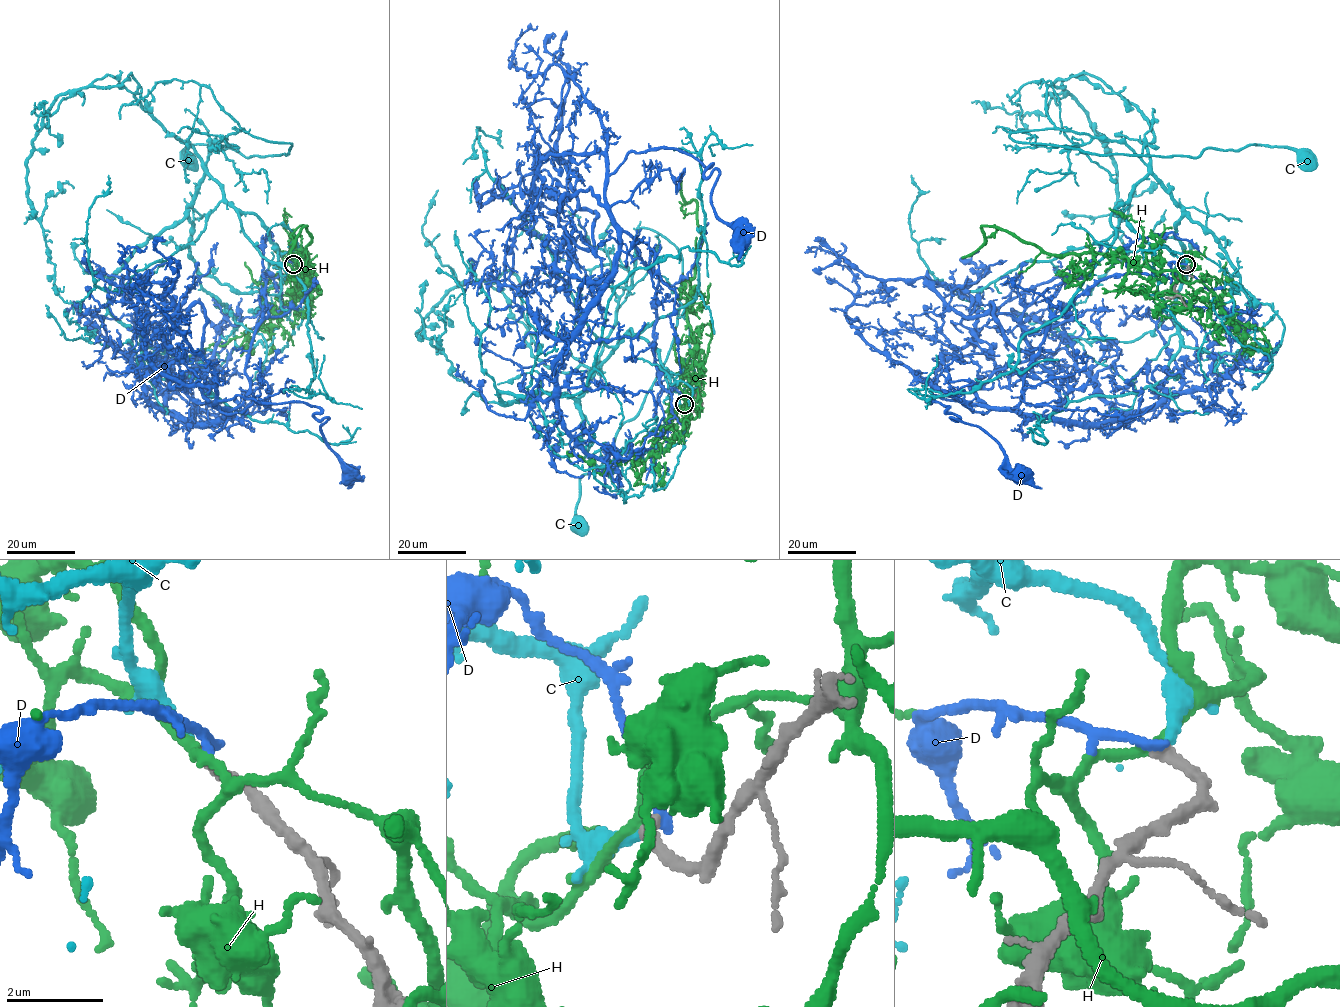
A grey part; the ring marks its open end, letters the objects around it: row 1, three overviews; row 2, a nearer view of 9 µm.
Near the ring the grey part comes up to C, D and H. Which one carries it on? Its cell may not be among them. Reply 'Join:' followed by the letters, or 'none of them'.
Join: C

